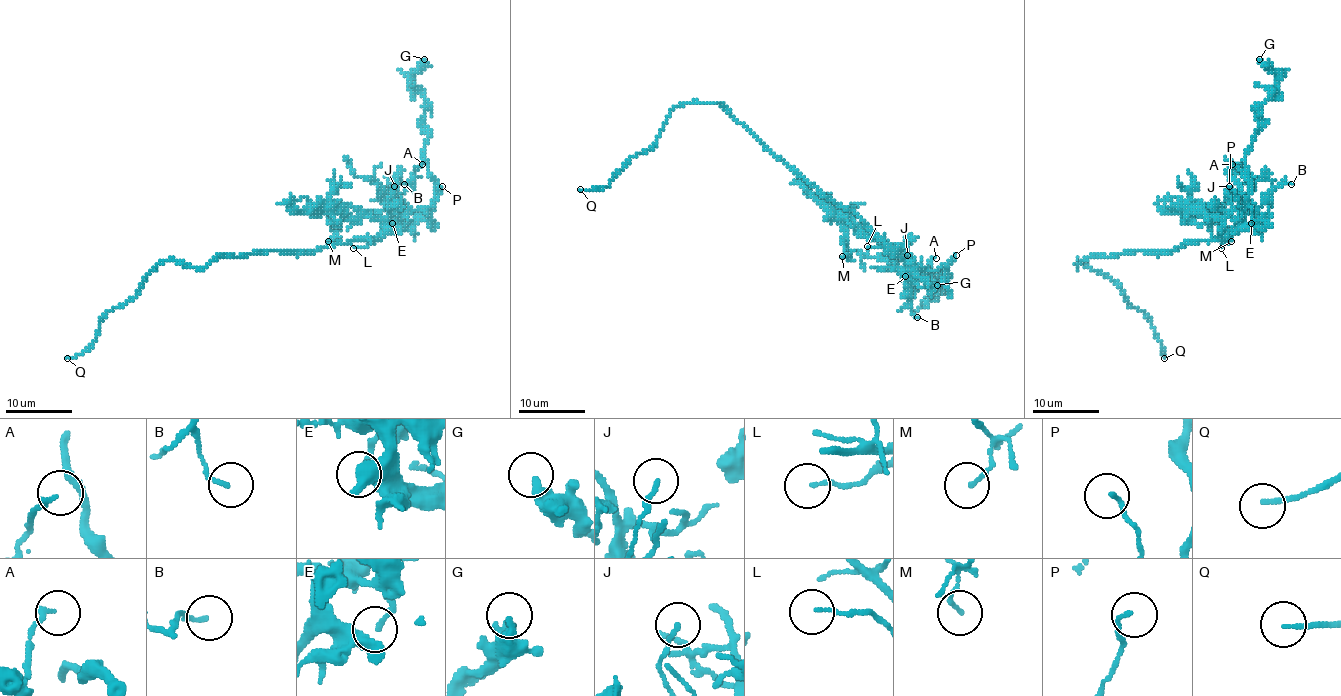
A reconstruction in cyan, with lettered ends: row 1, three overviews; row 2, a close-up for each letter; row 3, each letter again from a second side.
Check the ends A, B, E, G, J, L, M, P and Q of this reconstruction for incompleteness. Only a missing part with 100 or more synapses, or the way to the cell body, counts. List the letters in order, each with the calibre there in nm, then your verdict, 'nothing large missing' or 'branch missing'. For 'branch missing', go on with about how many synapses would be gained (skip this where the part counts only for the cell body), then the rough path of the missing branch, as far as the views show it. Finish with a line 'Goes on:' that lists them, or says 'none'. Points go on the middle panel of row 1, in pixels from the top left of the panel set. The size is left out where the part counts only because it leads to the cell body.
A: calibre 170 nm; nothing large missing
B: calibre 130 nm; nothing large missing
E: calibre 150 nm; nothing large missing
G: calibre 280 nm; nothing large missing
J: calibre 130 nm; nothing large missing
L: calibre 110 nm; nothing large missing
M: calibre 140 nm; nothing large missing
P: calibre 130 nm; nothing large missing
Q: calibre 160 nm; branch missing; course (580, 189), (565, 196)
Goes on: Q

